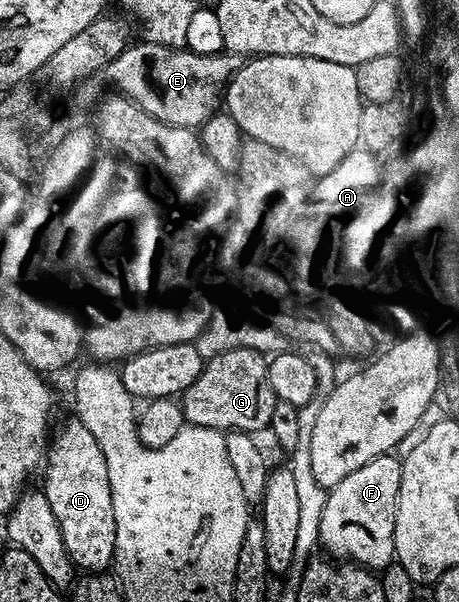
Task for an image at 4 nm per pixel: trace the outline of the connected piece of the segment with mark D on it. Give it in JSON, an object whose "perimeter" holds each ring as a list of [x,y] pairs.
{"perimeter":[[[77,416],[70,419],[53,431],[44,454],[44,470],[46,479],[40,486],[41,493],[48,496],[48,504],[52,504],[52,512],[56,515],[56,524],[60,524],[60,536],[64,536],[64,548],[70,553],[70,560],[82,572],[102,572],[114,561],[116,548],[116,516],[112,512],[112,488],[108,480],[108,464],[104,460],[104,452],[100,452],[100,444],[96,444],[96,436],[84,428]]]}

